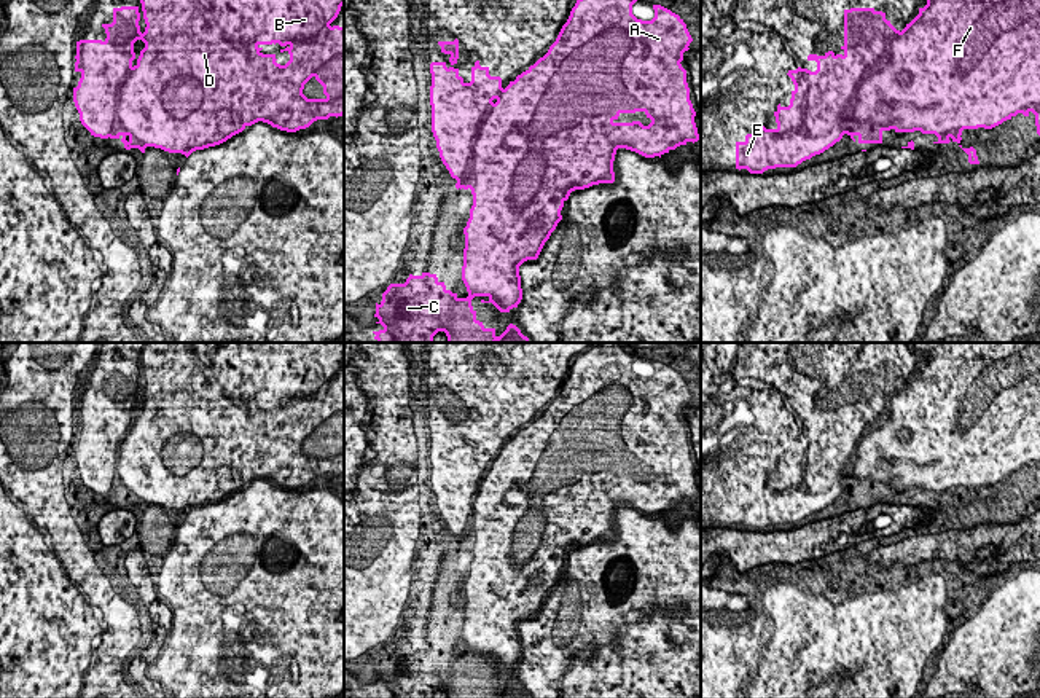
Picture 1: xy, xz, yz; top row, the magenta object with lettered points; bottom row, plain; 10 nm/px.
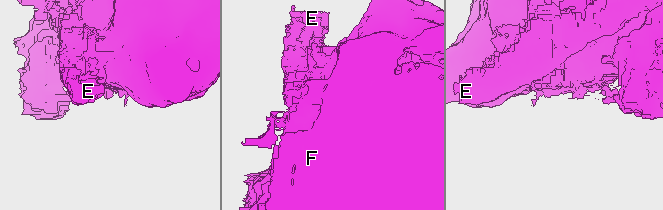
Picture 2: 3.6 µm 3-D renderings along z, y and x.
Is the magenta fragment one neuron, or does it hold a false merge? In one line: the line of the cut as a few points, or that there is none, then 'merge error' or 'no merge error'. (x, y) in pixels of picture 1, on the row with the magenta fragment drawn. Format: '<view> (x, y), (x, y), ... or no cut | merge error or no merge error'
yz (900, 32), (859, 86), (856, 121), (844, 133) | merge error

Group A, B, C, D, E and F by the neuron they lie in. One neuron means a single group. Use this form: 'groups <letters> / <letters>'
groups A B C D F / E

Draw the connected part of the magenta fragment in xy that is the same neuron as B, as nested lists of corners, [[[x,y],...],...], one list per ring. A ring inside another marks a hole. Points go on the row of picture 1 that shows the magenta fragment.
[[[140,0],[140,3],[147,24],[140,38],[145,48],[140,51],[137,64],[121,86],[118,105],[119,121],[113,123],[111,134],[108,135],[110,139],[119,139],[126,150],[139,148],[145,153],[147,147],[154,147],[169,153],[182,153],[188,158],[196,150],[226,142],[258,121],[268,123],[280,131],[296,132],[309,127],[317,120],[344,115],[344,27],[330,25],[338,18],[344,0]],[[272,43],[282,46],[280,53],[287,51],[290,54],[290,61],[285,65],[276,62],[276,54],[261,53],[263,45]],[[312,76],[323,86],[325,99],[307,99],[303,94],[304,84]]]

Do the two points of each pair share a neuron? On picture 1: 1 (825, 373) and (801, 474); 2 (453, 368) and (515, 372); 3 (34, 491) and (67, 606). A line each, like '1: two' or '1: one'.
1: two
2: one
3: one

